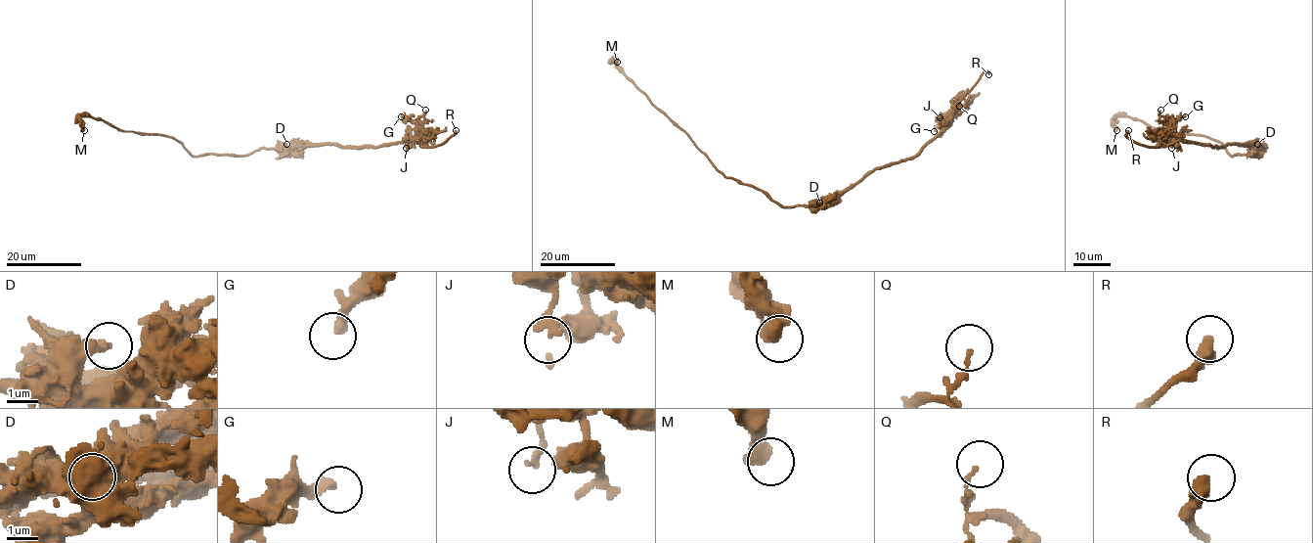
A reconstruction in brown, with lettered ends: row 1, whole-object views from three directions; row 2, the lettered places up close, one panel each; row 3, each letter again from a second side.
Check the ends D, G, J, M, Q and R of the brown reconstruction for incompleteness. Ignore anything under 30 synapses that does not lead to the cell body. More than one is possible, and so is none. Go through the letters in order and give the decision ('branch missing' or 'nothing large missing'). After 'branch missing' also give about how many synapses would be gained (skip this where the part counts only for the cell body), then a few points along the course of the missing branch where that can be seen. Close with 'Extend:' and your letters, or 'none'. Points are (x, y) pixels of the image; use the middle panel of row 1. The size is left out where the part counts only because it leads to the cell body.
D: nothing large missing
G: nothing large missing
J: nothing large missing
M: nothing large missing
Q: nothing large missing
R: branch missing; missing branch runs (988, 74), (996, 95), (993, 118), (1011, 125), (1009, 144), (1024, 155), (1031, 155), (1040, 148)
Extend: R

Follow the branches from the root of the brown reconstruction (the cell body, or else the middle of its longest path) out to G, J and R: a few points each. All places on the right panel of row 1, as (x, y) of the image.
G: (1261, 151), (1254, 146), (1210, 147), (1188, 143), (1175, 131), (1174, 124), (1185, 116)
J: (1261, 151), (1254, 146), (1203, 146), (1174, 137), (1171, 148)
R: (1261, 151), (1254, 146), (1210, 147), (1181, 141), (1145, 147), (1131, 141), (1126, 136), (1128, 130)

